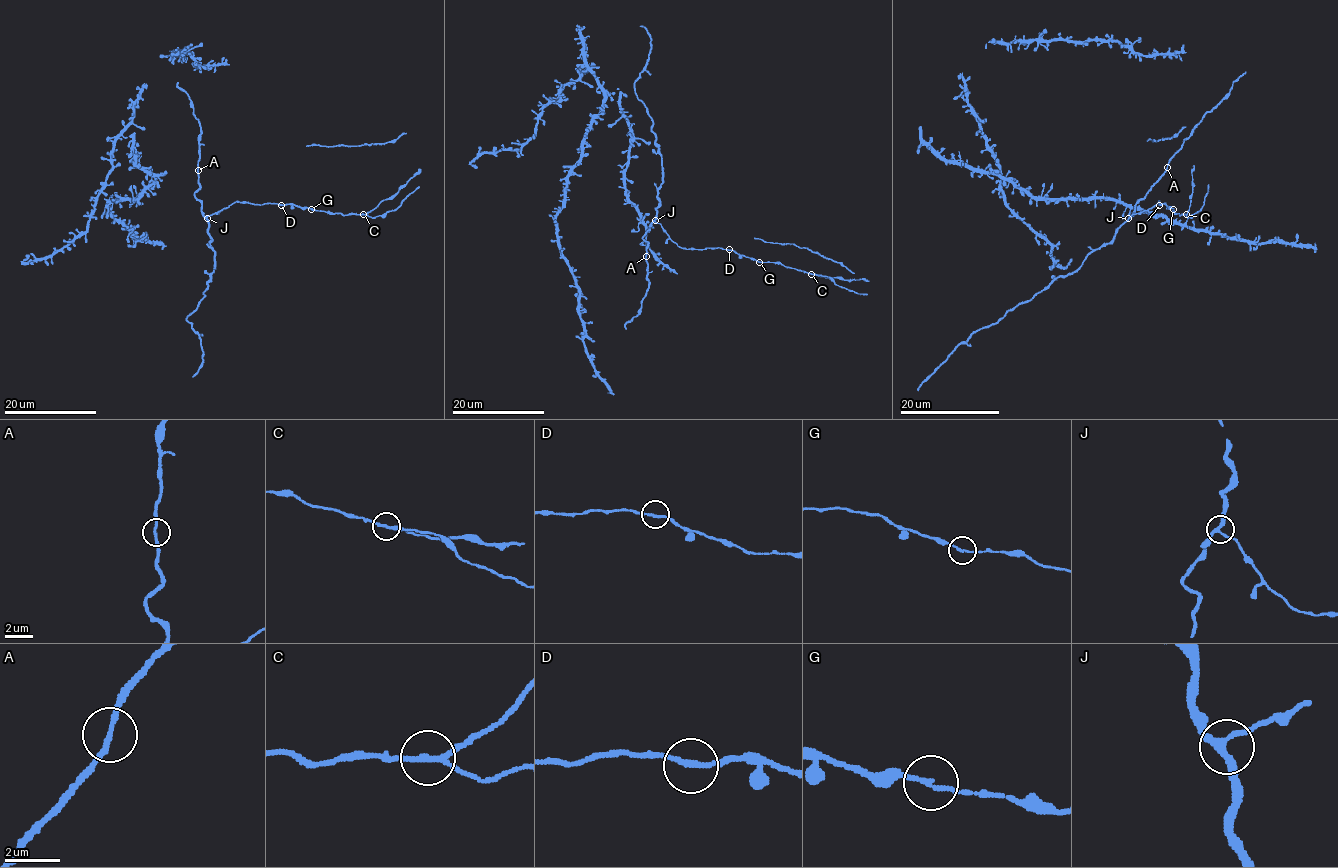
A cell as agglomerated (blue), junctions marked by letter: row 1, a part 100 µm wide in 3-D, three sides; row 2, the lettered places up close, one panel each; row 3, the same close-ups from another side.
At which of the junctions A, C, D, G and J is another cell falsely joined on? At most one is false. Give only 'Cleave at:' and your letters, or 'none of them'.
Cleave at: C

